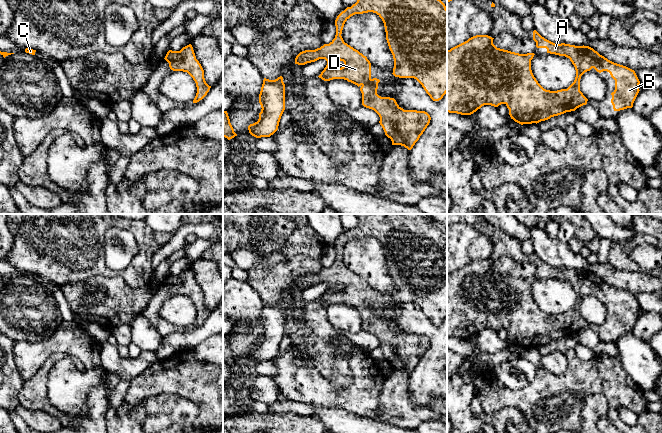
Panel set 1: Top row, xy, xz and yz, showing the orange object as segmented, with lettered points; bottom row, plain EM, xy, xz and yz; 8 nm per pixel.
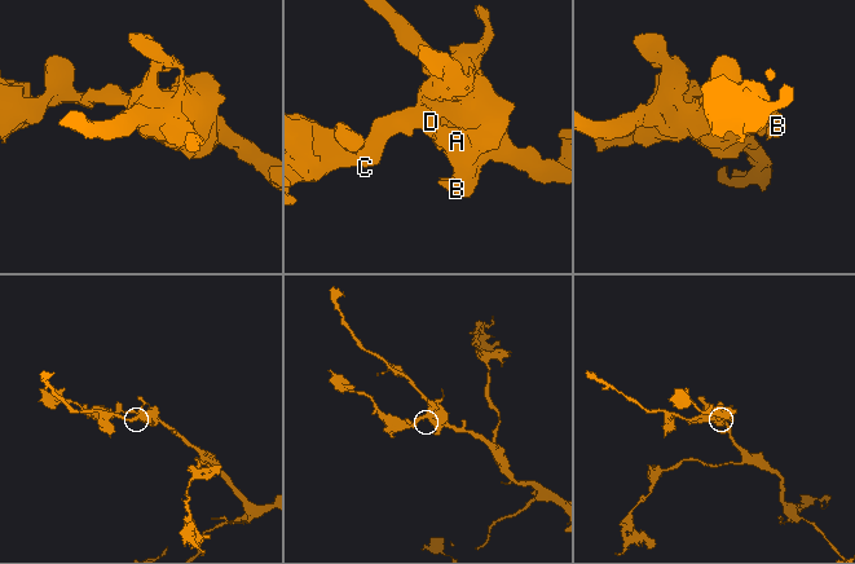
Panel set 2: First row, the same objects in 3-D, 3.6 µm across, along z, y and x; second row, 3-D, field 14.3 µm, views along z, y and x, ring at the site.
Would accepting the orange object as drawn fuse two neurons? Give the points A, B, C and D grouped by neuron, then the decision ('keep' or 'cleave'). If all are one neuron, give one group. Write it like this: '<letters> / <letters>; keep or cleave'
A B C D; keep

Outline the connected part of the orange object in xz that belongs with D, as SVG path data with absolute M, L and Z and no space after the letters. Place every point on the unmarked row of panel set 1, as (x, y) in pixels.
M355 214L358 224L342 235L335 244L336 259L329 267L315 274L300 276L295 288L305 289L325 283L327 289L318 300L324 305L344 303L358 311L362 317L362 329L374 334L380 341L380 349L392 369L401 369L411 374L430 347L425 335L404 334L394 322L377 318L377 302L371 302L371 287L358 274L344 266L341 258L345 246L355 238L376 237L383 245L386 264L393 279L393 299L399 302L414 302L433 325L439 325L447 317L447 232L427 214Z

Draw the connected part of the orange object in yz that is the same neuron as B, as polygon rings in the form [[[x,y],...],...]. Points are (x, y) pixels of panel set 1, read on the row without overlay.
[[[534,254],[533,264],[537,272],[546,272],[547,277],[569,282],[576,294],[575,304],[567,313],[546,314],[531,294],[534,277],[519,278],[497,272],[493,263],[488,259],[476,259],[447,274],[447,336],[471,339],[484,329],[498,331],[505,328],[515,346],[521,349],[537,348],[587,328],[588,323],[580,315],[580,303],[592,292],[599,297],[609,296],[615,304],[615,314],[611,317],[614,335],[632,332],[640,315],[640,305],[634,294],[608,284],[589,270],[555,268]]]

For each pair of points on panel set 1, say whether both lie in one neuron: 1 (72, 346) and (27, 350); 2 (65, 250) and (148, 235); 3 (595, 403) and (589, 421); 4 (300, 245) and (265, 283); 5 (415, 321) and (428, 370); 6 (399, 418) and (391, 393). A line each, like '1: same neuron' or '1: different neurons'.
1: same neuron
2: same neuron
3: same neuron
4: same neuron
5: same neuron
6: same neuron

